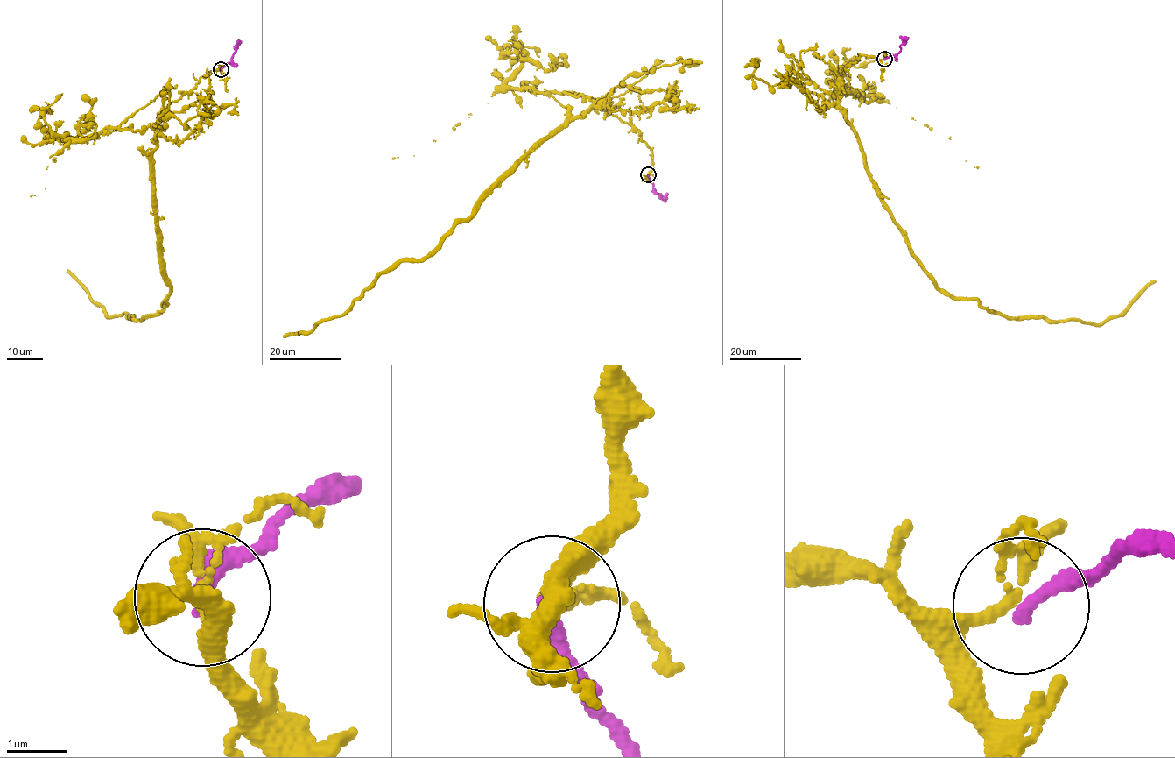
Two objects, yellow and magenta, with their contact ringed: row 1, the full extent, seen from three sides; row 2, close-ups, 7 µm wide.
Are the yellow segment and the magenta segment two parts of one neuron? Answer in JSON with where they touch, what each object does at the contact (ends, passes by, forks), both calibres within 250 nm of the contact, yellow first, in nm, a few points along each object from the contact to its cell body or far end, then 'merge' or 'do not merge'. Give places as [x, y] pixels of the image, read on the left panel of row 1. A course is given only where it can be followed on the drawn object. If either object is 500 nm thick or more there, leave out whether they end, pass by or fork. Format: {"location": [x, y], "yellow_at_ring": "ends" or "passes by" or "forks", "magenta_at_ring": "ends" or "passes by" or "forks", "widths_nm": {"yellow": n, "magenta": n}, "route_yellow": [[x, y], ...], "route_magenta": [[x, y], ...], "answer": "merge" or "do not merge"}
{"location": [221, 69], "yellow_at_ring": "forks", "magenta_at_ring": "ends", "widths_nm": {"yellow": 140, "magenta": 240}, "route_yellow": [[221, 68], [157, 123], [151, 175], [170, 286], [165, 306], [141, 320], [108, 317], [67, 269]], "route_magenta": [[221, 69], [230, 62], [239, 43], [237, 40]], "answer": "do not merge"}

